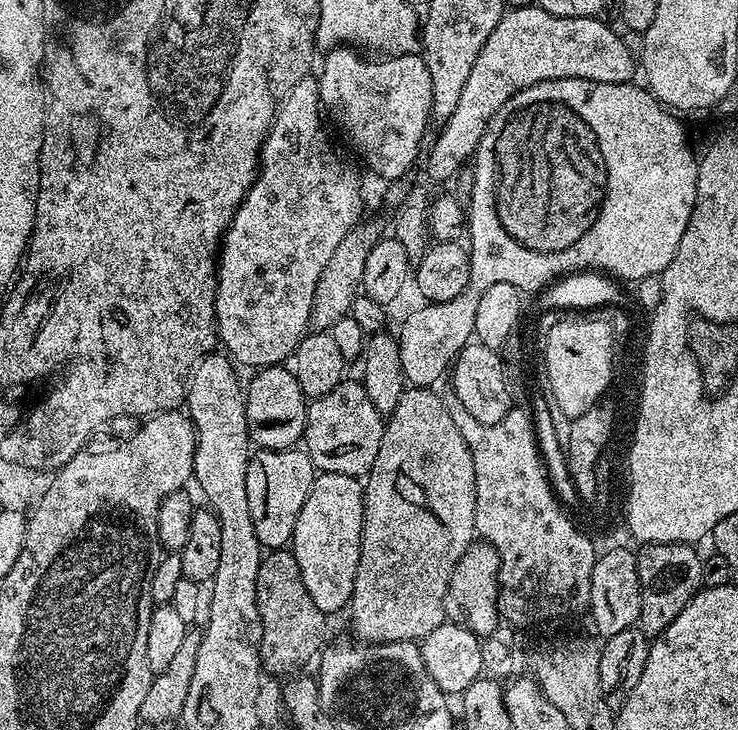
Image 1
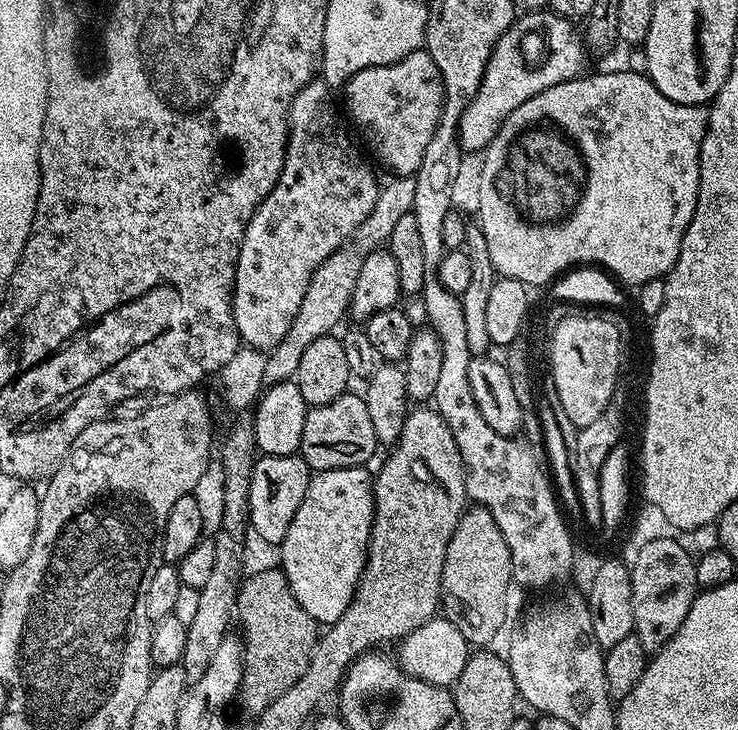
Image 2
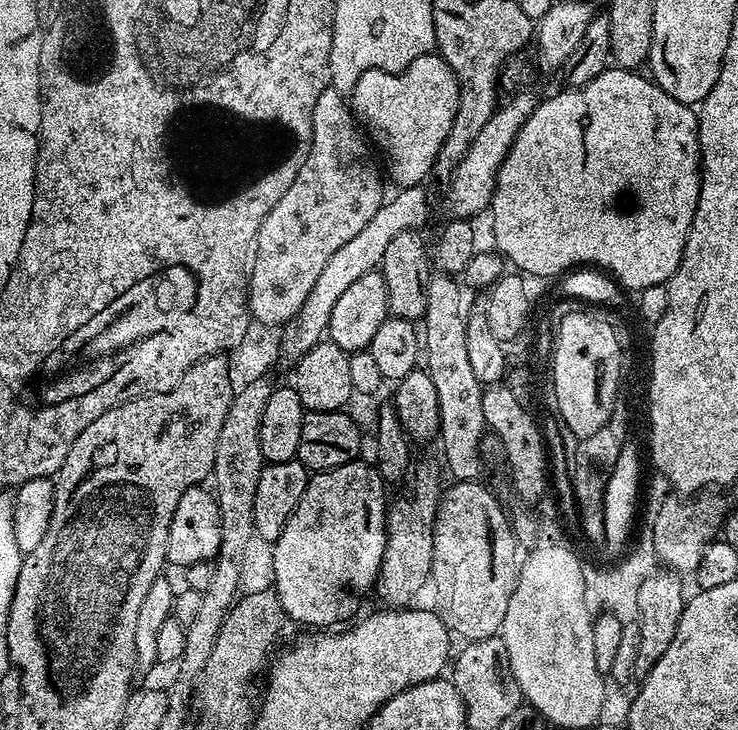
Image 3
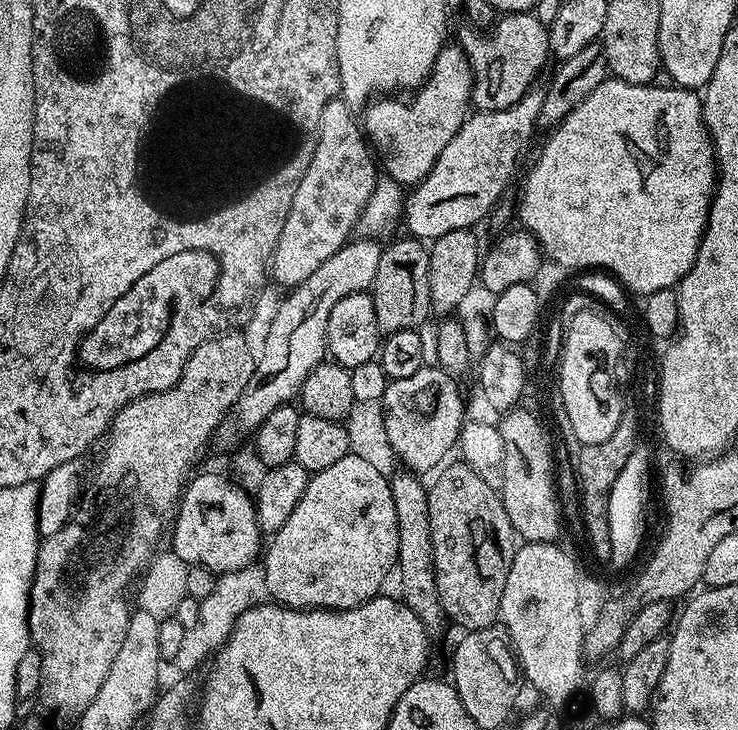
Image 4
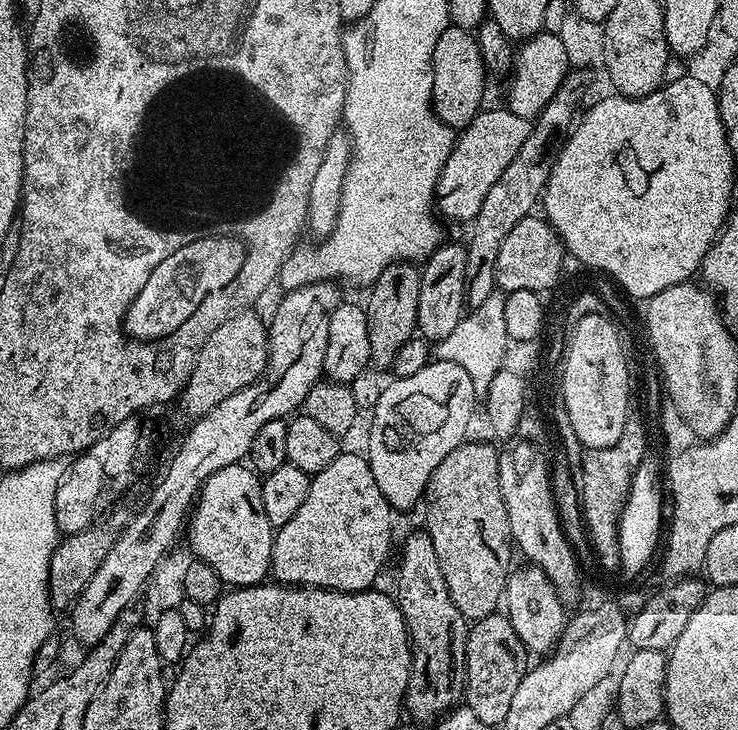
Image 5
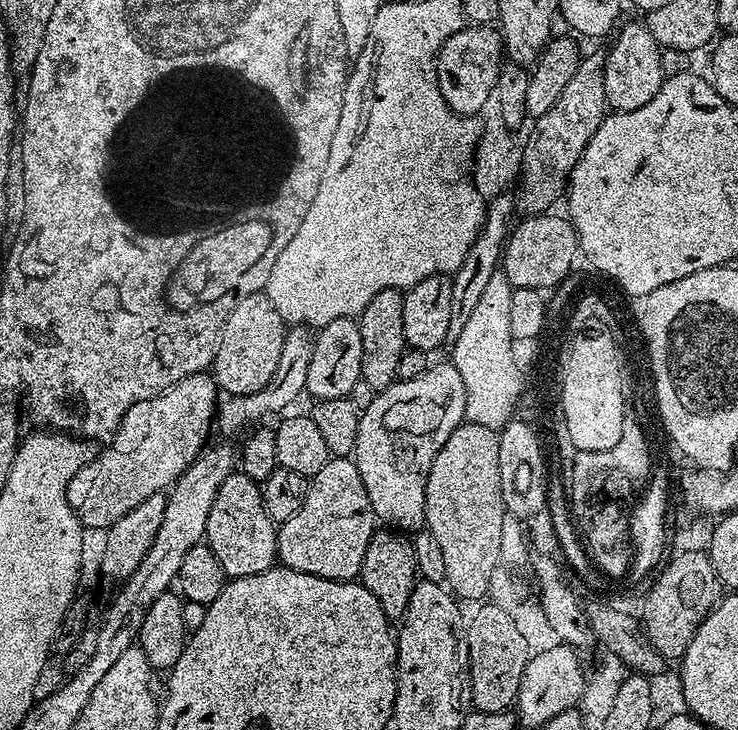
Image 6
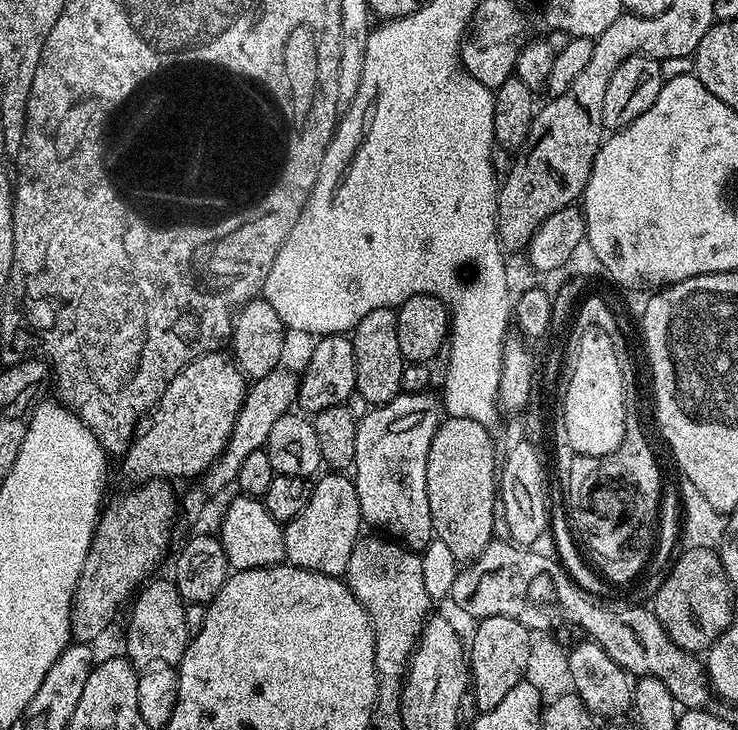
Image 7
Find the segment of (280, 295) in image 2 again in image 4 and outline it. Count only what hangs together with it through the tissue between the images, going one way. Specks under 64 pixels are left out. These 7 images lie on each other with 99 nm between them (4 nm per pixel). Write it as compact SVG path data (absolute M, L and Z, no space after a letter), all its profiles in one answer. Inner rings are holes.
M343 98L326 102L320 119L320 133L316 139L314 158L300 180L298 190L294 194L294 202L290 206L290 214L286 214L282 234L278 234L278 242L272 250L271 279L284 290L294 289L306 282L306 278L310 278L310 274L314 274L314 270L318 270L318 266L322 266L322 262L330 258L330 254L334 254L353 239L355 232L352 231L357 231L360 215L370 202L370 194L374 194L377 179L378 164L357 113Z

